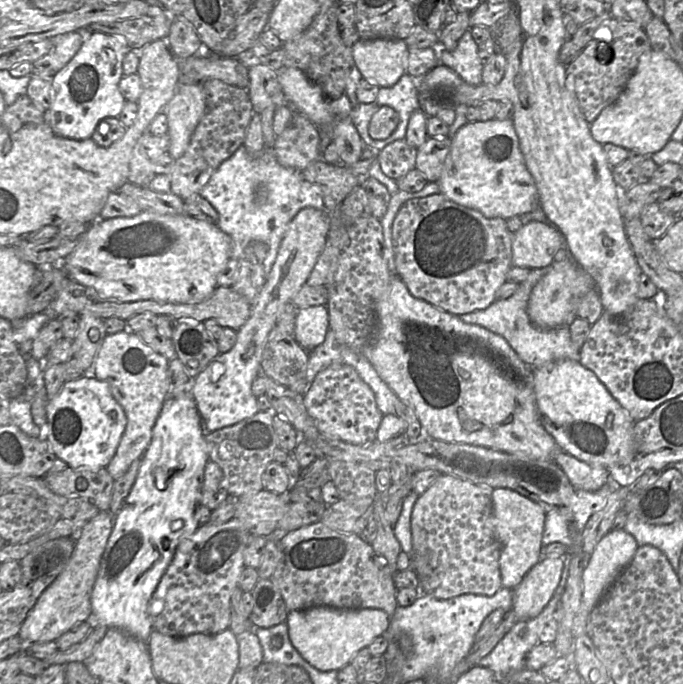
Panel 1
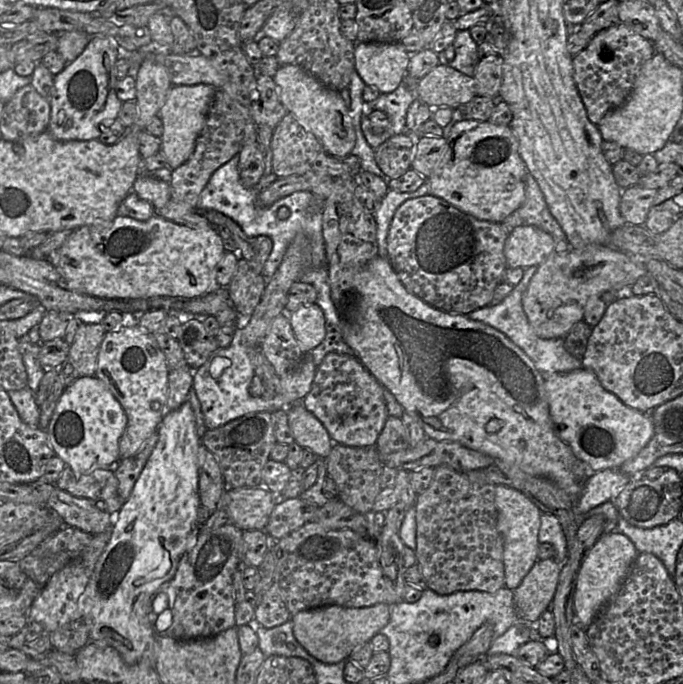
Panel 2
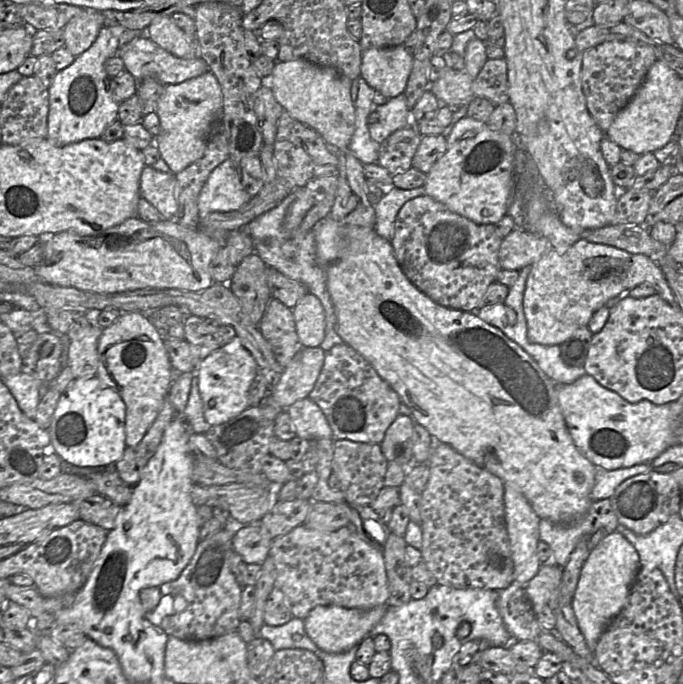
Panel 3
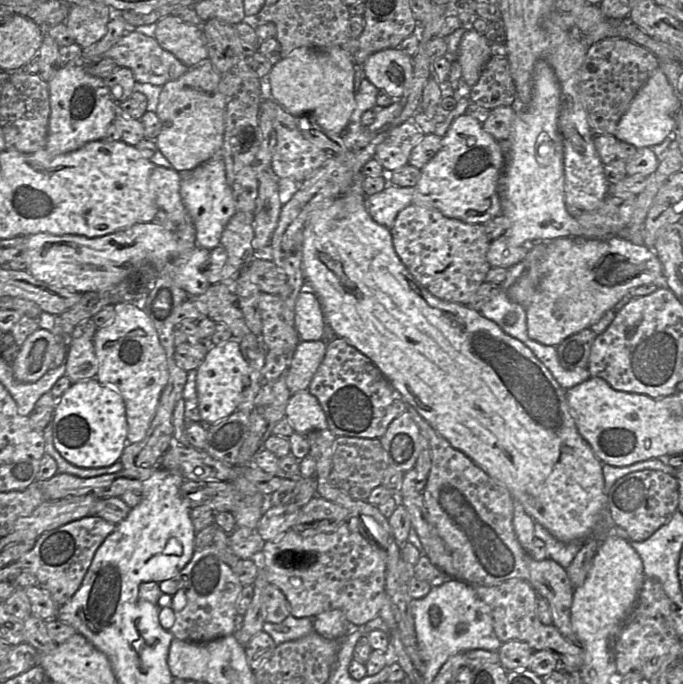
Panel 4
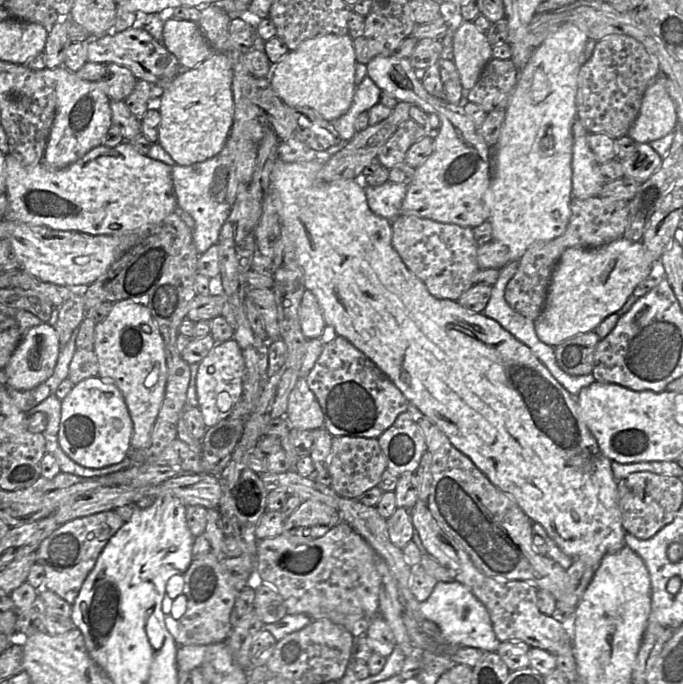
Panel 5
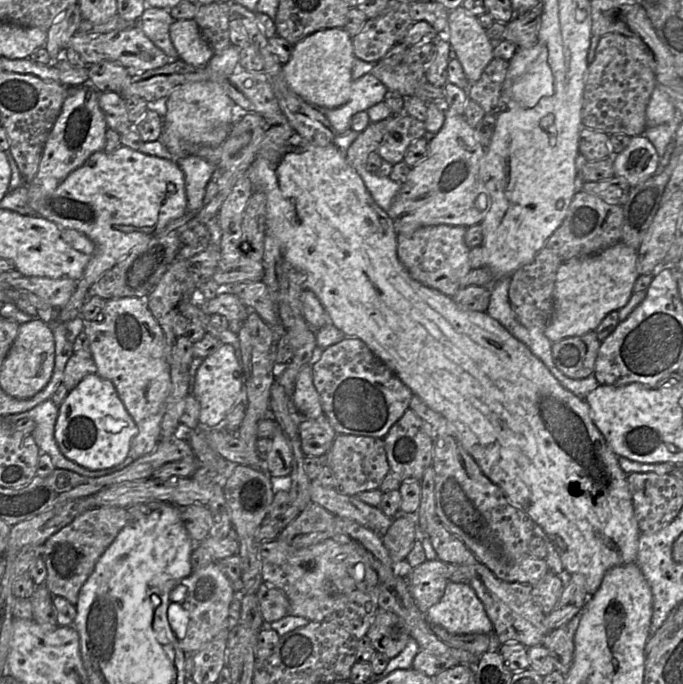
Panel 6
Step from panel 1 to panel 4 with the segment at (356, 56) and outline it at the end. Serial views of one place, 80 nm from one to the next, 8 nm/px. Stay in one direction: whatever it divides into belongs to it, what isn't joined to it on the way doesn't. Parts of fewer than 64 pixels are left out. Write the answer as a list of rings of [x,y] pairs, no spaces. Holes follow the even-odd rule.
[[[398,48],[373,53],[362,67],[365,78],[391,98],[402,98],[413,78],[413,57]]]

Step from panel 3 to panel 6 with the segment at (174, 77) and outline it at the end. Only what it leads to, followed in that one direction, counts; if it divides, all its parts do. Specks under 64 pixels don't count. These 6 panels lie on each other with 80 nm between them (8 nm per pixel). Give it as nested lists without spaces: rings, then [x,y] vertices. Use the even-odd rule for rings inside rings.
[[[138,22],[130,28],[102,34],[83,34],[76,32],[71,38],[68,47],[76,50],[87,65],[106,60],[112,61],[125,67],[131,76],[159,68],[173,61],[171,57],[165,54],[150,40]]]

